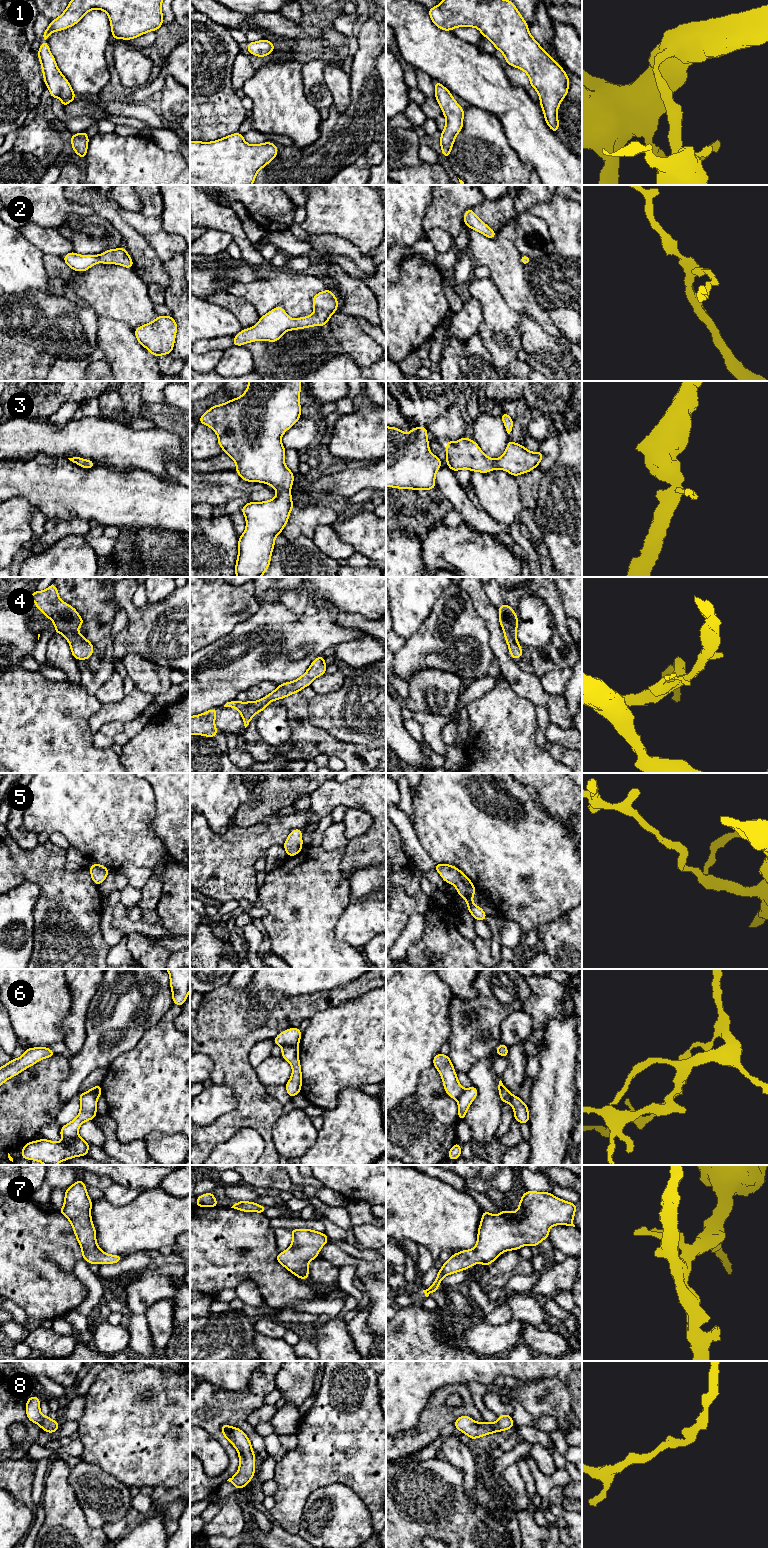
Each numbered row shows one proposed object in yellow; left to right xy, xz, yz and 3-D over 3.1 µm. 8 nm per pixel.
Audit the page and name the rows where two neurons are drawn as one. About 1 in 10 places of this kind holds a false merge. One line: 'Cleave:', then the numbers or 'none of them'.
Cleave: 6

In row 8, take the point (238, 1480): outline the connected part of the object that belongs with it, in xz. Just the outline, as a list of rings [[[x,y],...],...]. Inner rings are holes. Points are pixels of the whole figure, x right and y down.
[[[223,1424],[221,1425],[221,1430],[223,1437],[232,1443],[239,1454],[238,1473],[227,1480],[239,1491],[248,1485],[255,1475],[255,1453],[247,1434],[238,1427],[235,1428],[228,1424]]]

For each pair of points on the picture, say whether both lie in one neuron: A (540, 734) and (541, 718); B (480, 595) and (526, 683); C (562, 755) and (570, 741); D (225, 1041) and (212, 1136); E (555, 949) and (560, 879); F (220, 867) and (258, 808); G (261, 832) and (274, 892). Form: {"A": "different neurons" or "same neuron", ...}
{"A": "same neuron", "B": "same neuron", "C": "different neurons", "D": "same neuron", "E": "different neurons", "F": "different neurons", "G": "different neurons"}

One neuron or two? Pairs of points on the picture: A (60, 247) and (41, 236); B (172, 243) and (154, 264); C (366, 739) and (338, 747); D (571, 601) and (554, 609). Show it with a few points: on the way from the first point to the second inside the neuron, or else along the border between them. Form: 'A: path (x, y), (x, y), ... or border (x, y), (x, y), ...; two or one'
A: path (55, 244), (46, 239); one
B: border (153, 250), (162, 261); two
C: border (329, 734), (339, 740), (374, 749); two
D: border (555, 587), (561, 600), (563, 612), (567, 617); two

